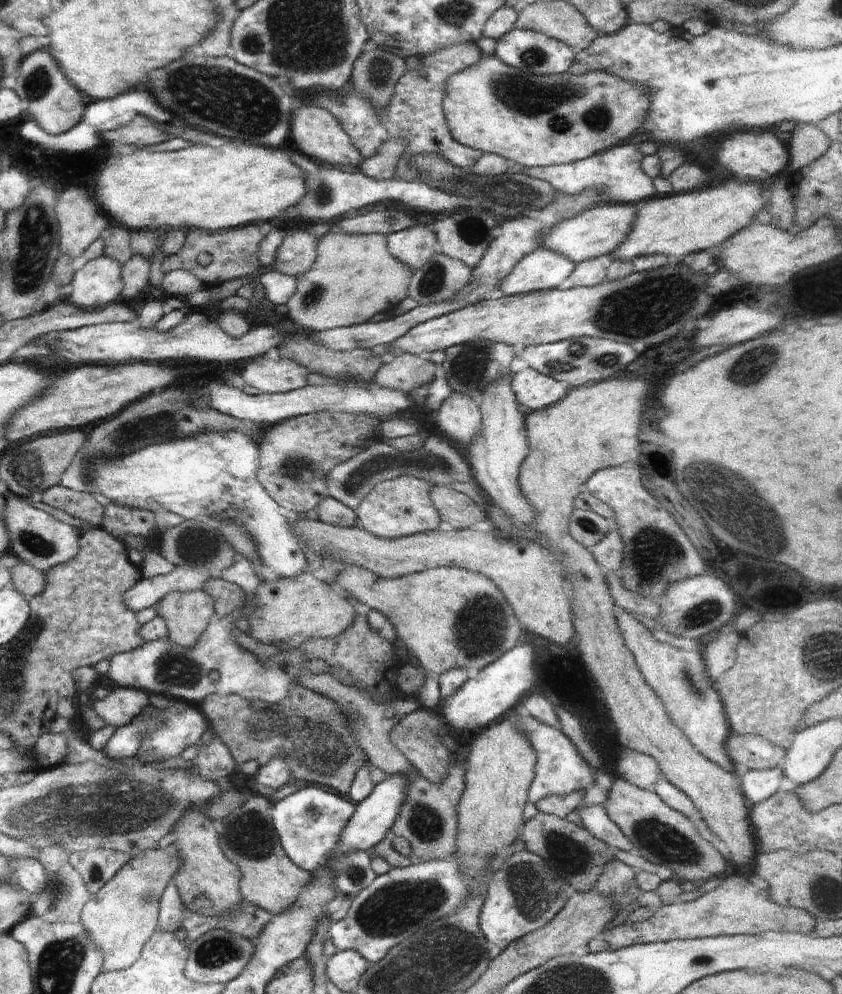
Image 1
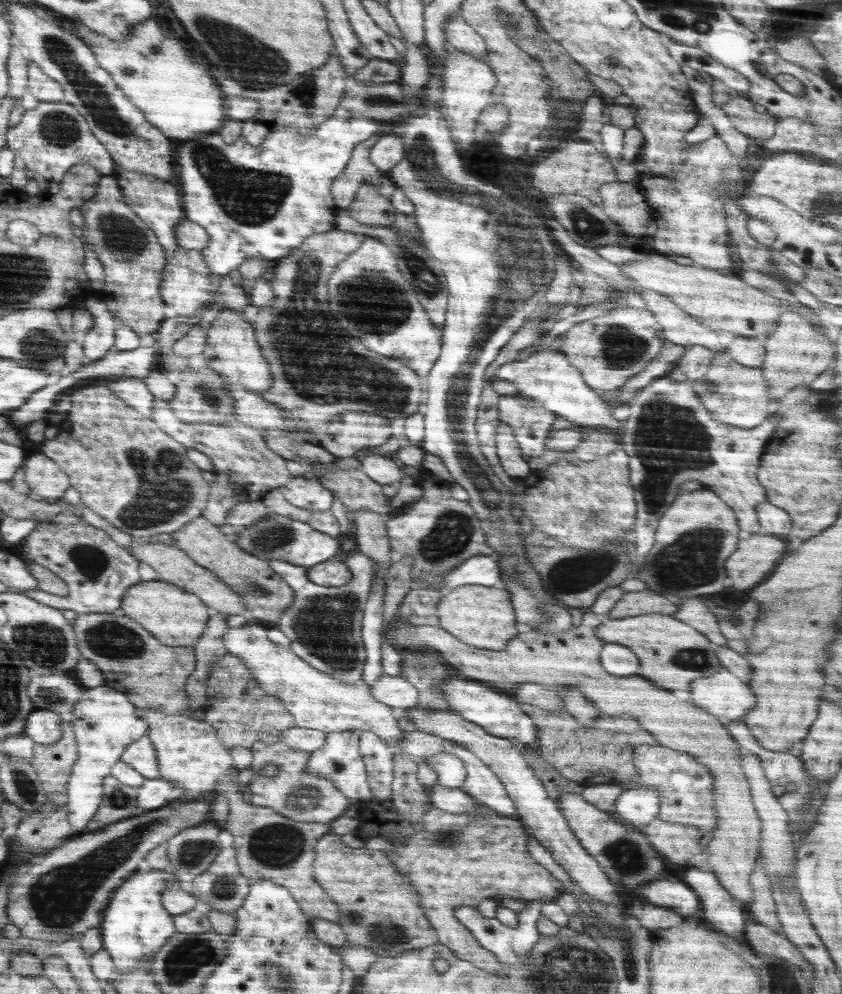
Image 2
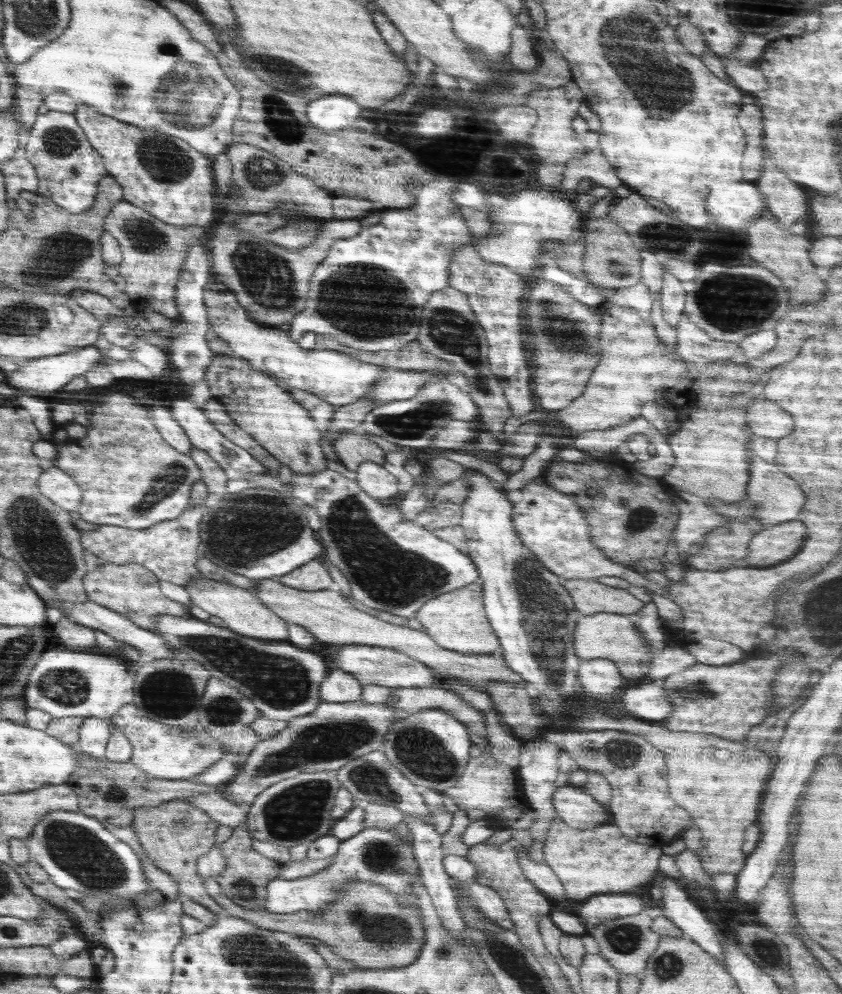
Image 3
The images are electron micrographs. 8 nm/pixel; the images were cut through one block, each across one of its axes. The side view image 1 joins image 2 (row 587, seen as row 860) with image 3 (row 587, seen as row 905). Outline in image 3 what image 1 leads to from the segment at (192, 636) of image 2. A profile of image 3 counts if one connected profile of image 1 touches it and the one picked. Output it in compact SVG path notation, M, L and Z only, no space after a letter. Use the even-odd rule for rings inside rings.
M104 563L84 577L89 600L132 618L140 628L154 632L159 615L177 618L191 616L191 607L167 598L159 587L159 578L142 564Z

